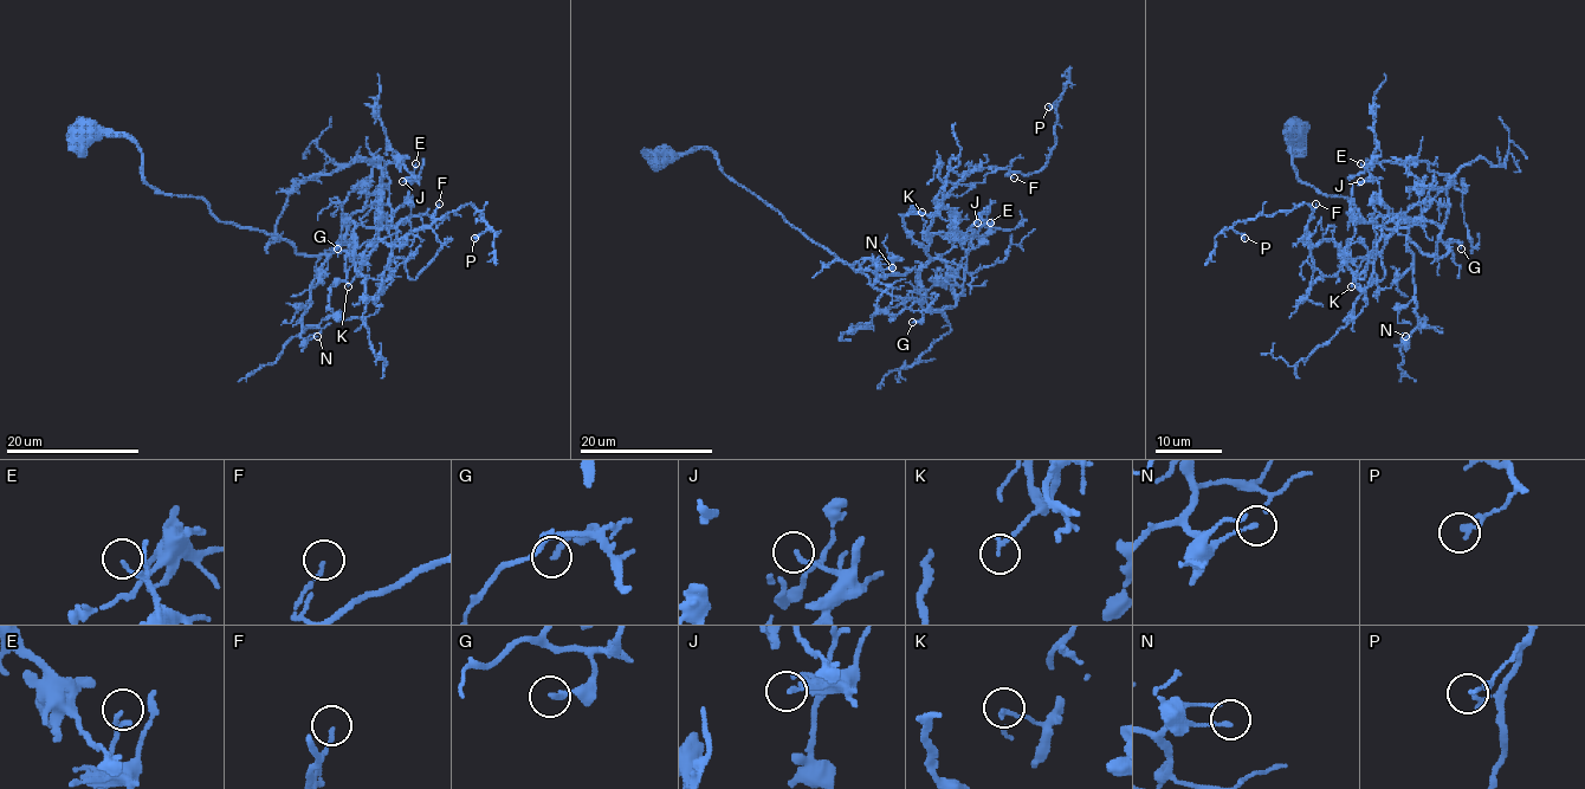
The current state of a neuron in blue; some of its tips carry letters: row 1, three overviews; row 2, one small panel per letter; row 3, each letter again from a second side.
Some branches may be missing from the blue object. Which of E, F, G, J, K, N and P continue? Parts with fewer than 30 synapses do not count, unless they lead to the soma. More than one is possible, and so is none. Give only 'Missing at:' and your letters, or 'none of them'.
Missing at: none of them

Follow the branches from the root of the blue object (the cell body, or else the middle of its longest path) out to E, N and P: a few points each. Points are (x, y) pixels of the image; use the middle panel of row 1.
E: (924, 296), (925, 309), (949, 309), (955, 304), (963, 291), (966, 252), (985, 239), (990, 222)
N: (924, 296), (913, 267), (905, 275), (888, 275), (877, 280), (877, 269), (892, 267)
P: (924, 296), (920, 269), (929, 260), (936, 204), (970, 170), (1039, 170), (1055, 144), (1061, 95), (1048, 107)

